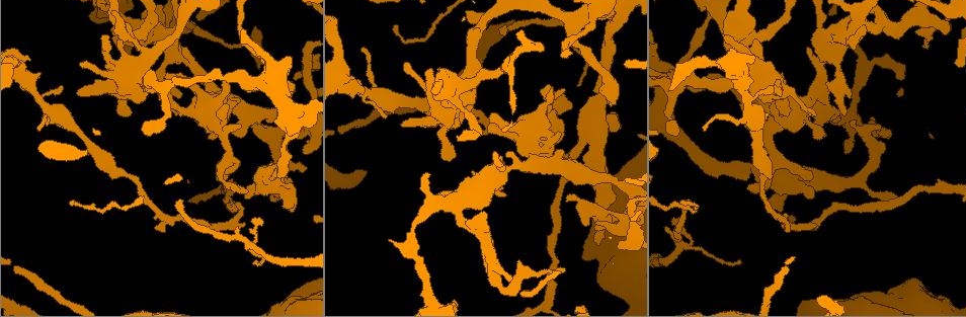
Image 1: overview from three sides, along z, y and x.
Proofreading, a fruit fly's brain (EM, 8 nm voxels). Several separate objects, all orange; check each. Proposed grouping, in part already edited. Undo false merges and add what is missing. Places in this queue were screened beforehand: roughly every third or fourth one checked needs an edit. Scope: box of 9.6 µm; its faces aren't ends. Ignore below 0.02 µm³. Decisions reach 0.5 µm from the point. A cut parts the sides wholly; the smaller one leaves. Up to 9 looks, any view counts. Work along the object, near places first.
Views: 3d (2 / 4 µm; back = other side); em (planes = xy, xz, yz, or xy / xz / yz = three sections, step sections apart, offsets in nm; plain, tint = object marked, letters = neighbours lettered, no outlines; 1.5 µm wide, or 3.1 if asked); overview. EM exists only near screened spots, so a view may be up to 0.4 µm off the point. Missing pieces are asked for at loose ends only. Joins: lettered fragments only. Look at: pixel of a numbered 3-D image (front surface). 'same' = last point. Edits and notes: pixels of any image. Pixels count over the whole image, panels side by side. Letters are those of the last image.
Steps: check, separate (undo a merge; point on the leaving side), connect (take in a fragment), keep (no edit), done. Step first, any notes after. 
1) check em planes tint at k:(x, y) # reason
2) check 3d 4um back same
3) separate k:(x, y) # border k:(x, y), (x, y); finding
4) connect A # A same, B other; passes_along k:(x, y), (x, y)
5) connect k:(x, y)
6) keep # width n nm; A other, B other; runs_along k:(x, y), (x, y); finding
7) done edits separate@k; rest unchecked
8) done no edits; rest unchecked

check em xz step 4 tint at 1:(84, 61) # free end

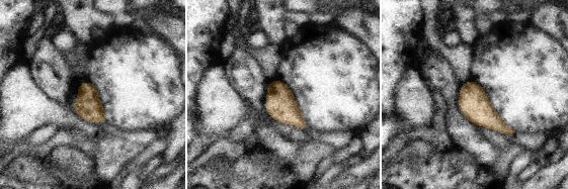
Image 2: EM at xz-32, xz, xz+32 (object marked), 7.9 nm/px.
check em planes letters same # cut it another way

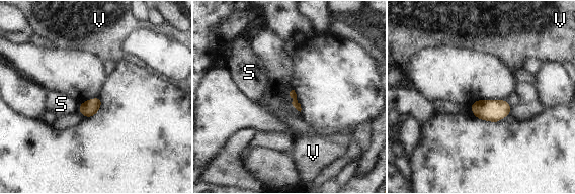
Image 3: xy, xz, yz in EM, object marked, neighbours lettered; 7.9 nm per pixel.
keep # S other, V other; border 3:(80, 104), (77, 110); none of them fits

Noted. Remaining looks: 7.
check 3d 2um back at 1:(789, 228) # branch stops here

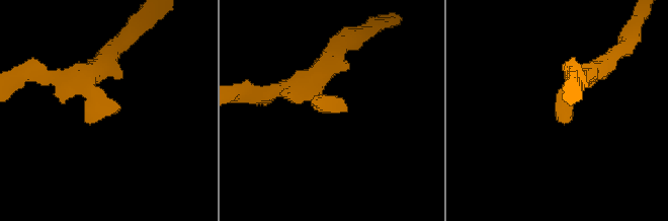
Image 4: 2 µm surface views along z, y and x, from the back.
check em planes plain at 4:(117, 112) # now the EM

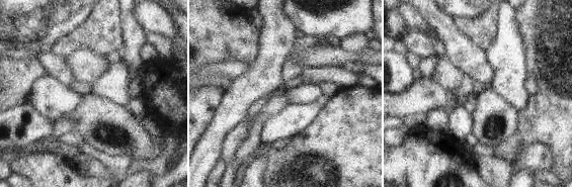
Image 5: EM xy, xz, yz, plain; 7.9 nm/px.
check em planes letters same # see the neighbours

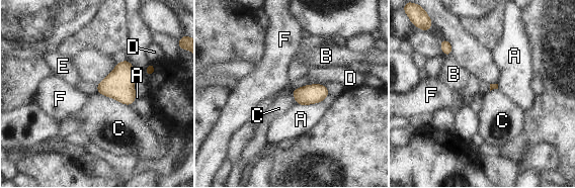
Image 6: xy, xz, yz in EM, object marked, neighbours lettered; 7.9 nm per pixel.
keep # A other, B other, C other, D other, E other, F other; border 6:(96, 92), (131, 105); no lettered fragment goes on from it

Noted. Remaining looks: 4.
check em xz step 4 letters at 1:(182, 202) # branch stops here

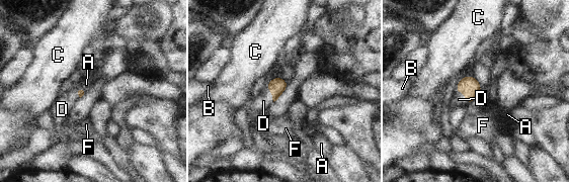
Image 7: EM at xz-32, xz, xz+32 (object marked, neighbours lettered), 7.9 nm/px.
connect D # A other, B other, C other, D same, F other; passes_along 7:(471, 88), (464, 94), (459, 99); it goes on there

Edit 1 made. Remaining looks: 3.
check em xy step 8 tint at 1:(740, 263) # free end

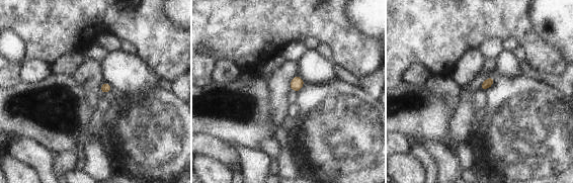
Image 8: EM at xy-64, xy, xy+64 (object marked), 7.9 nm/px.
check em planes letters same

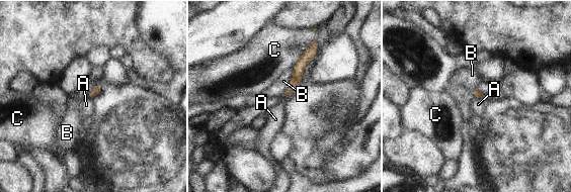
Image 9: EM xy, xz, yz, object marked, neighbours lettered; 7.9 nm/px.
keep # longest_contact C 280 nm; A other, B other, C other; border 9:(483, 97), (476, 99); no lettered fragment goes on from it

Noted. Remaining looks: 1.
done edits connect@7; rest unchecked

